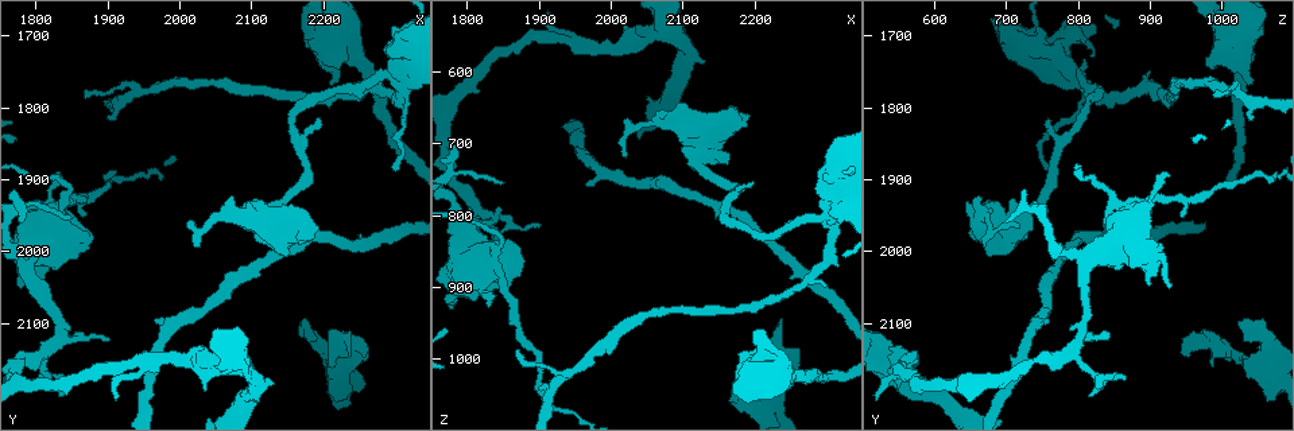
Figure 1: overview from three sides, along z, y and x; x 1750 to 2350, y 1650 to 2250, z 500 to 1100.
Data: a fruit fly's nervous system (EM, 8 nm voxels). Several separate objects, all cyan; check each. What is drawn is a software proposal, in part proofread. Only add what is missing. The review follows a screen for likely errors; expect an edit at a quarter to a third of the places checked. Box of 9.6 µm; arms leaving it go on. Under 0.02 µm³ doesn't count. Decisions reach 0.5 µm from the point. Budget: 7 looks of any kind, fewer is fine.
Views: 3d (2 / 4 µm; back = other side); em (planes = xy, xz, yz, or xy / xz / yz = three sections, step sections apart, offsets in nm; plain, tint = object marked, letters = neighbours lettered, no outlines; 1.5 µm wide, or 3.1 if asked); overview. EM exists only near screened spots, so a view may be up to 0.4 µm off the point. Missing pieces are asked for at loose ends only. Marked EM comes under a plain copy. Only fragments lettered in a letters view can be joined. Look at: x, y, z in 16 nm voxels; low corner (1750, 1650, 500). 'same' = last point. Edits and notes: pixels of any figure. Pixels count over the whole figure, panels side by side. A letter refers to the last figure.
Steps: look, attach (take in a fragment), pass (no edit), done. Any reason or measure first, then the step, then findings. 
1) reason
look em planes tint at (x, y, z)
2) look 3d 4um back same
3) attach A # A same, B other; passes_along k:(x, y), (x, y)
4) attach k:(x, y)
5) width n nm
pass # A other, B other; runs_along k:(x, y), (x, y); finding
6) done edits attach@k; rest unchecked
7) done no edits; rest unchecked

thin end
look em xz step 8 letters at (1870, 1785, 990)

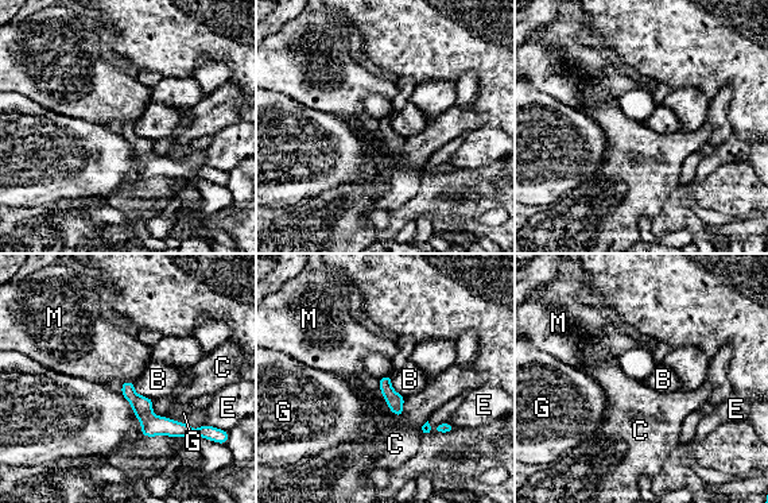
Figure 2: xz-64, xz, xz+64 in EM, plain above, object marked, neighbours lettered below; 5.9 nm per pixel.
look em planes letters same

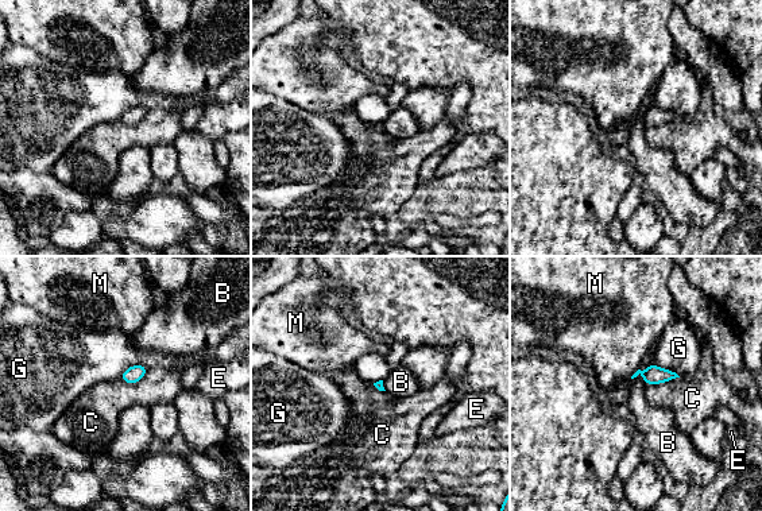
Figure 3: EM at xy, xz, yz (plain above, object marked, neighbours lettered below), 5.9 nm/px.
longest_contact C 220 nm
pass # B other, C other, E other, G other, M other; border 3:(653, 362), (631, 379); none of them fits

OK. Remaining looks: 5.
stops while still wide
look 3d 4um at (2210, 1770, 1035)

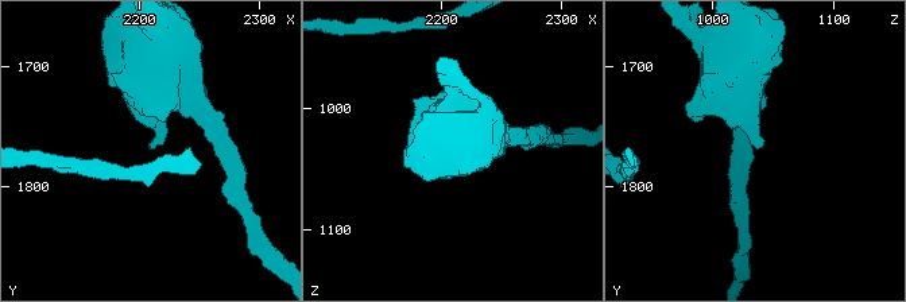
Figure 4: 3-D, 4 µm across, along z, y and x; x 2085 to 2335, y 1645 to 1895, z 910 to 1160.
now the EM
look em xz step 8 tint at (2210, 1766, 1040)

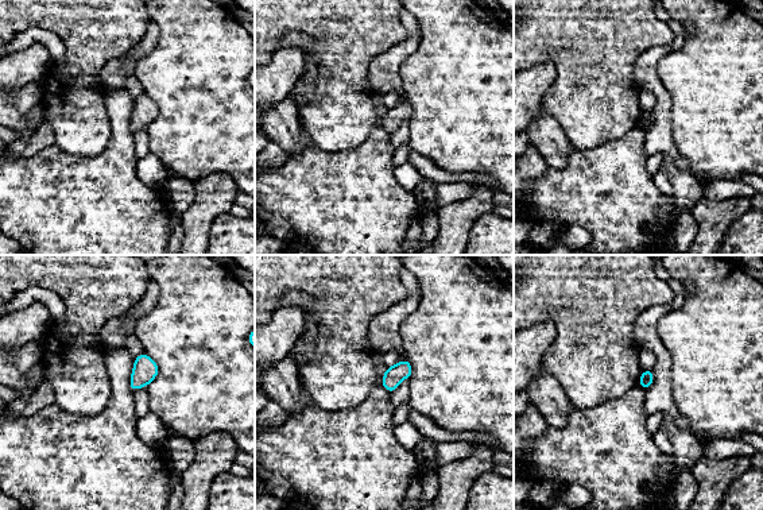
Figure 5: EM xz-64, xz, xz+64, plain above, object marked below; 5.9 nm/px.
look em planes letters same

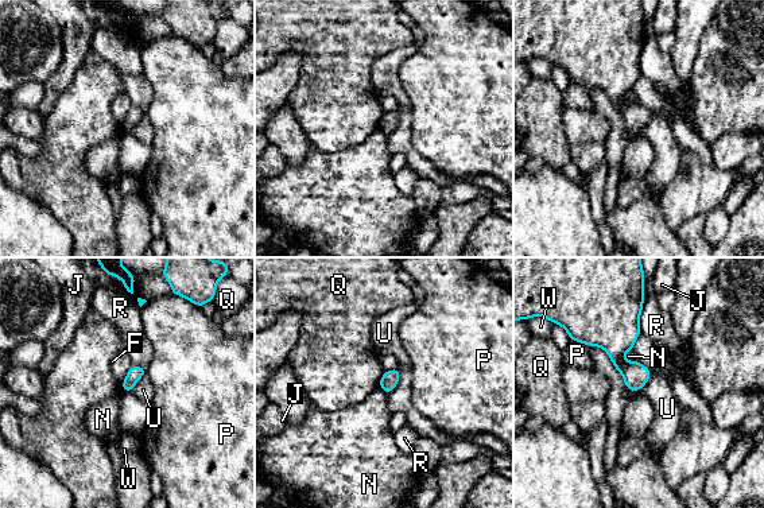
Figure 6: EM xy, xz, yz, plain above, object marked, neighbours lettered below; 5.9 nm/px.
longest_contact R 220 nm
pass # F other, J other, N other, P other, Q other, R other, U other, W other; border 6:(623, 355), (625, 361), (636, 361); no lettered fragment goes on from it

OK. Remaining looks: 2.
an open end
look 3d 4um at (2210, 2165, 985)

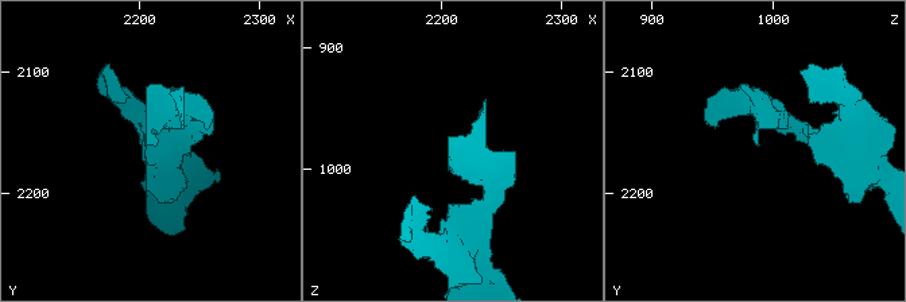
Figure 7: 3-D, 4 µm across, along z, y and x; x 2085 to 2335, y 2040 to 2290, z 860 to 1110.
need the tissue
look em planes letters at (2208, 2160, 988)

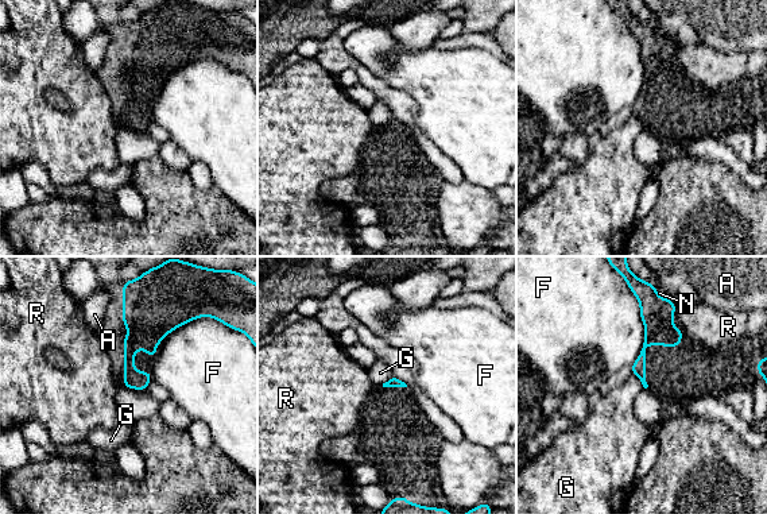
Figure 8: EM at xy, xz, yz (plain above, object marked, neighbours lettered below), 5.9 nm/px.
longest_contact F 440 nm
pass # A other, F other, G other, N other, R other; no lettered fragment goes on from it

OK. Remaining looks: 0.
done no edits; rest unchecked

